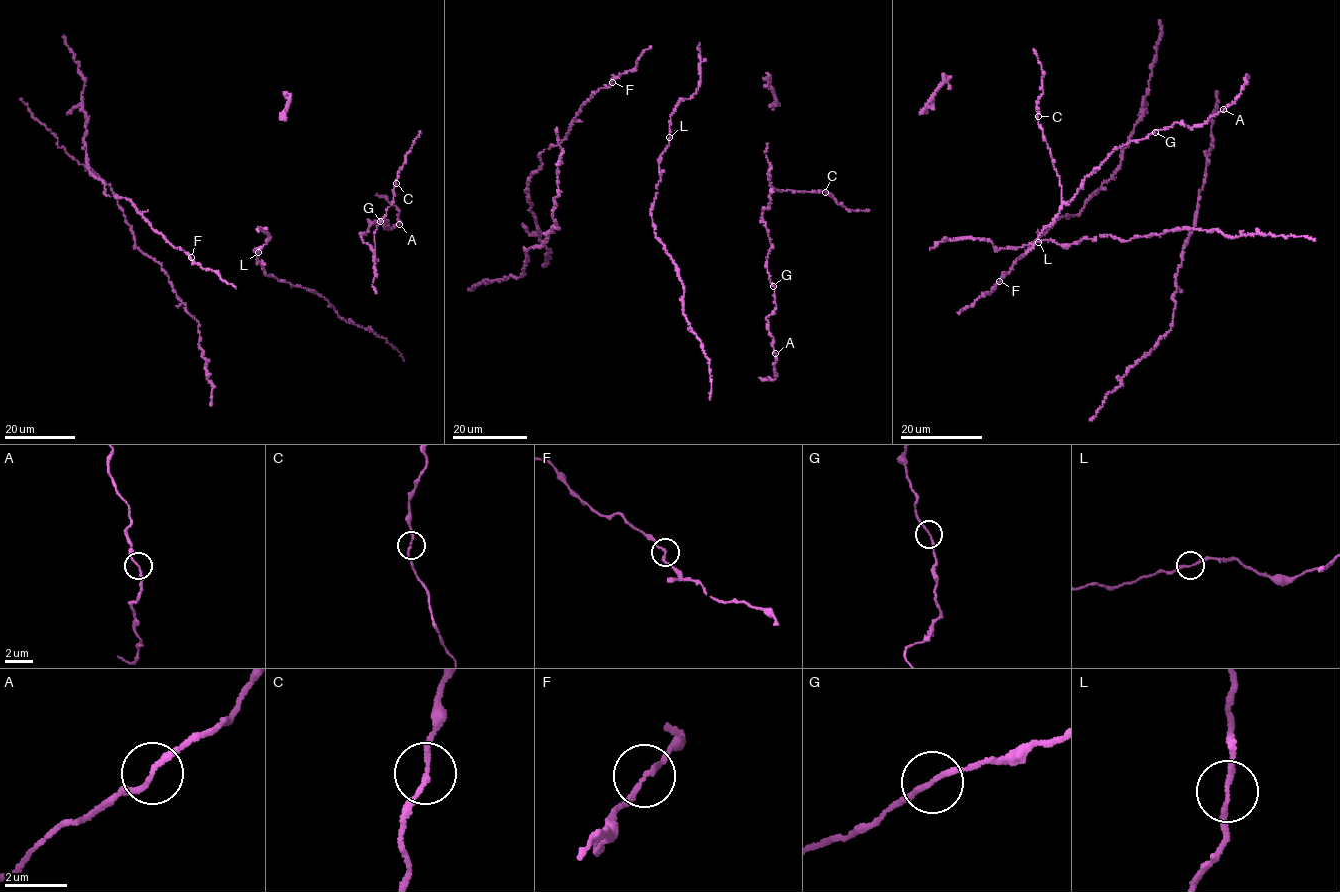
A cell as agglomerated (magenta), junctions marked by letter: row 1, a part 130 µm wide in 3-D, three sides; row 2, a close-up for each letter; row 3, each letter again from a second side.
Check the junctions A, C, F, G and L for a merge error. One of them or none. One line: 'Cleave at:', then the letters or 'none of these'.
Cleave at: none of these

